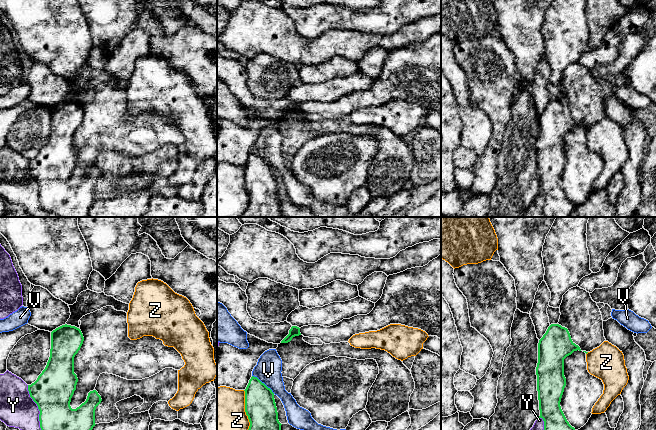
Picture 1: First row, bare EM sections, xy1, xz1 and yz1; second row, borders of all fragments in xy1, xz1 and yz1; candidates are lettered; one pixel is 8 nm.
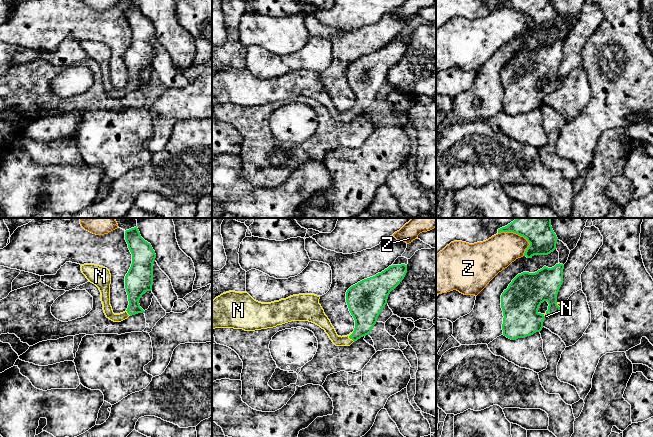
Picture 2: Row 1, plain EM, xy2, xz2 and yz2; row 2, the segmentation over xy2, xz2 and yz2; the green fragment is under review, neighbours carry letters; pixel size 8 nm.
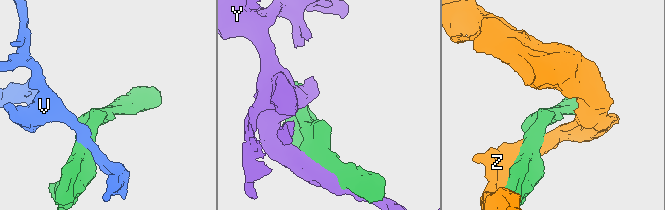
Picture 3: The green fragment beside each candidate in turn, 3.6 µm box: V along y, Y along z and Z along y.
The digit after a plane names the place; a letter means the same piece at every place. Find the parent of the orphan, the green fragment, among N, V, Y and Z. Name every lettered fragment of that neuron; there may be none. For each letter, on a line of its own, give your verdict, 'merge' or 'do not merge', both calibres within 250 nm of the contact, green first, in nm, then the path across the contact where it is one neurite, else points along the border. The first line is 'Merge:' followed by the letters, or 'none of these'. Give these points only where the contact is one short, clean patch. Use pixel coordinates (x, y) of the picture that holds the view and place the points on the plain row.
Merge: N
N: merge; 220 nm thick on the green side, 90 nm on the other; runs through xz2 (365, 87), (363, 102), (349, 113), (338, 115), (323, 97)
V: do not merge; 260 nm thick on the green side, 200 nm on the other; border along xz1 (252, 151), (256, 152), (274, 169)
Y: do not merge; 320 nm thick on the green side, 280 nm on the other
Z: do not merge; 300 nm thick on the green side, 480 nm on the other

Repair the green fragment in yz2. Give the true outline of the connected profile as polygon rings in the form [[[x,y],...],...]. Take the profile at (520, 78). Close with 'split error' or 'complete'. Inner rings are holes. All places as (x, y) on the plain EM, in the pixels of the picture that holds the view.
[[[556,40],[552,44],[544,42],[535,49],[523,48],[518,50],[508,64],[501,71],[501,84],[503,87],[503,111],[511,116],[525,114],[543,104],[543,98],[557,90],[563,83],[564,79],[557,78],[557,70],[563,59],[563,40]],[[547,77],[549,82],[545,90],[538,88],[539,82]]] | split error

